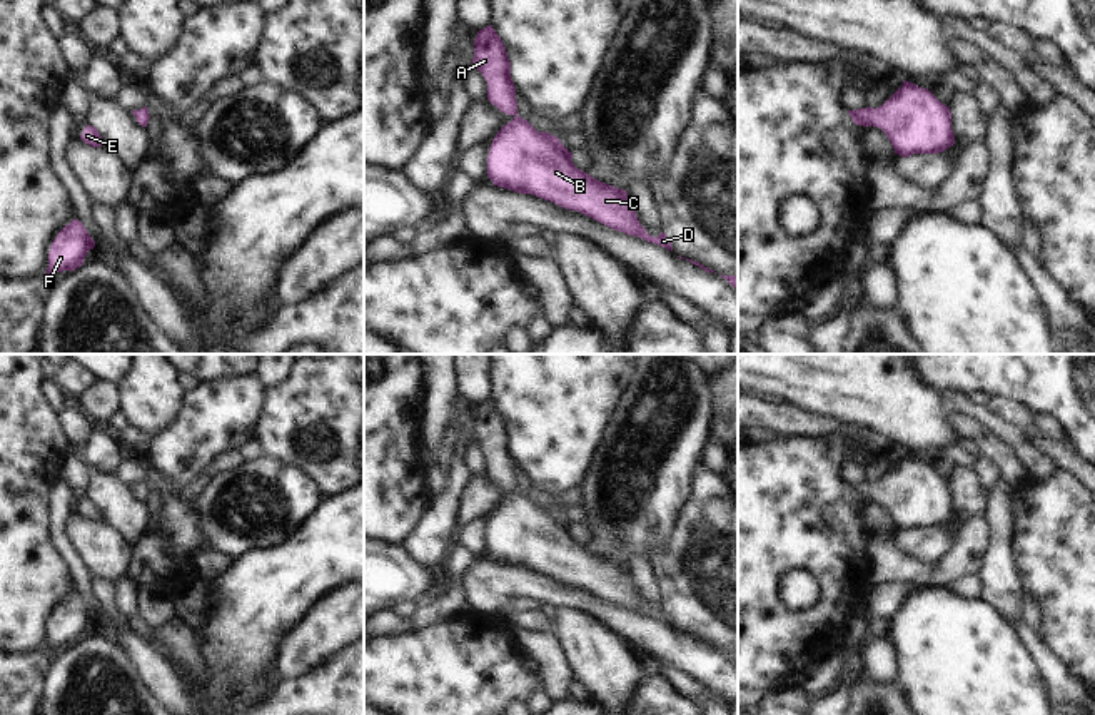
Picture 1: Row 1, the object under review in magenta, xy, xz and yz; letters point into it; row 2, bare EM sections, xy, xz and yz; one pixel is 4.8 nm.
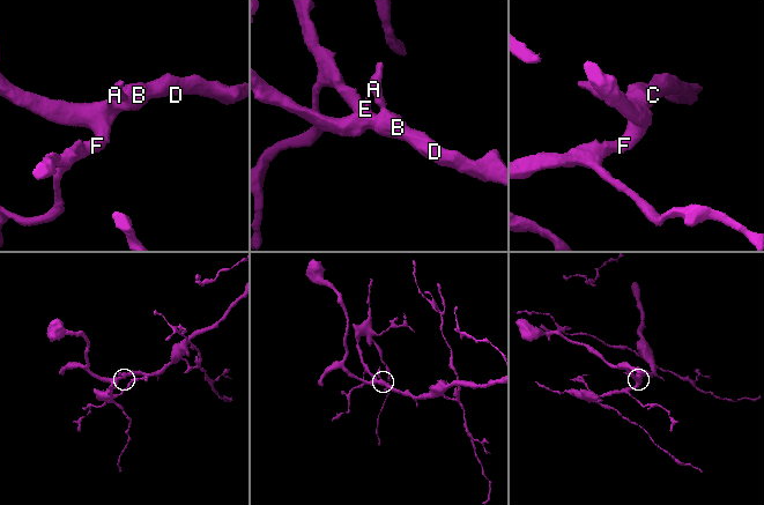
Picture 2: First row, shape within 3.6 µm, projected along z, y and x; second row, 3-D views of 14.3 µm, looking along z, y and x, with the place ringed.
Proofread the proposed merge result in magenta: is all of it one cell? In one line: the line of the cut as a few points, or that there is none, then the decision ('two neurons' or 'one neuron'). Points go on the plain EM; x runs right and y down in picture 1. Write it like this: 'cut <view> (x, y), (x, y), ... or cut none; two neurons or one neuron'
cut none; one neuron

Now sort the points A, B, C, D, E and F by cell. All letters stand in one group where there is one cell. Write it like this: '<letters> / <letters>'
A B C D E F

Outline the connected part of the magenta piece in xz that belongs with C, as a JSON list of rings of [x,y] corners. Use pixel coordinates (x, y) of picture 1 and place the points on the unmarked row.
[[[492,399],[477,406],[474,421],[472,439],[487,456],[487,474],[501,486],[514,491],[509,498],[501,501],[489,523],[487,551],[492,558],[519,568],[532,568],[569,585],[578,585],[614,605],[641,611],[673,626],[673,620],[664,606],[658,611],[646,606],[638,595],[626,565],[596,555],[584,545],[579,545],[571,535],[573,528],[556,510],[537,506],[527,494],[517,489],[516,461],[511,453],[511,436],[507,433],[506,421]]]

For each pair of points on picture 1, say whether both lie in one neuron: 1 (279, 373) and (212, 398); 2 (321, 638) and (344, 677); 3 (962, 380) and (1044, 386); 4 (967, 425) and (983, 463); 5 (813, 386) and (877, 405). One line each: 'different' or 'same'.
1: different
2: different
3: same
4: different
5: same

